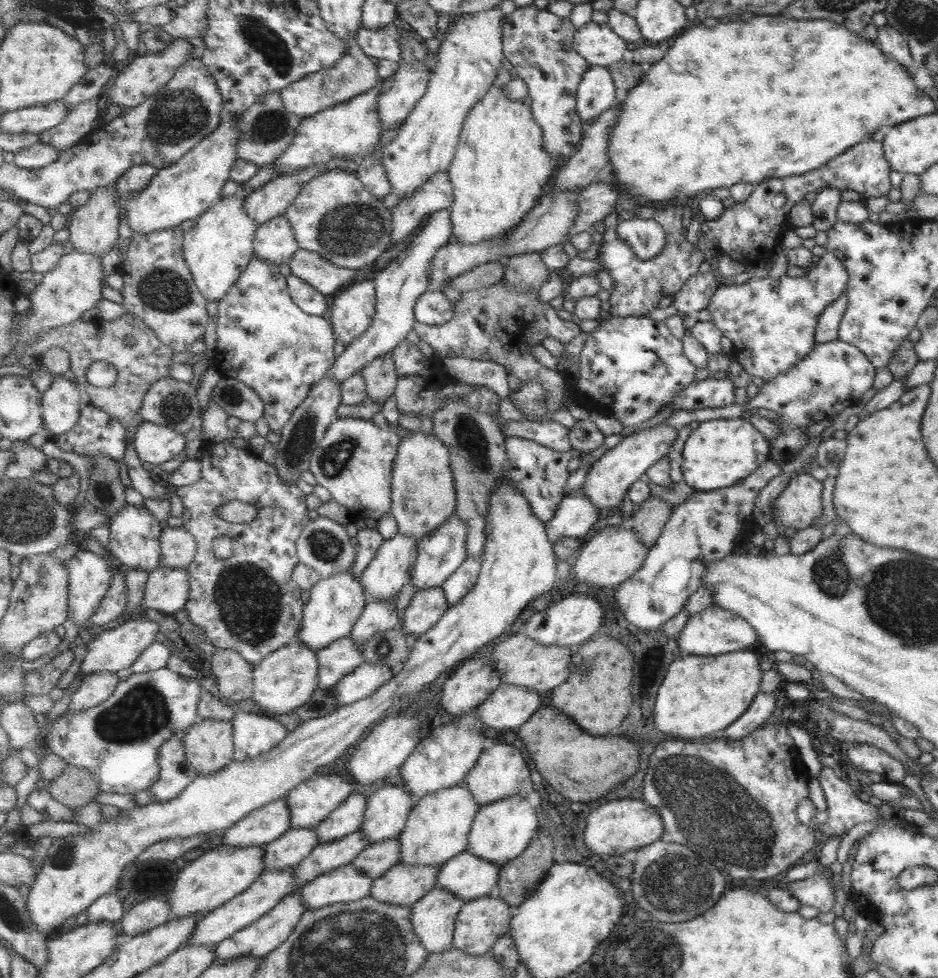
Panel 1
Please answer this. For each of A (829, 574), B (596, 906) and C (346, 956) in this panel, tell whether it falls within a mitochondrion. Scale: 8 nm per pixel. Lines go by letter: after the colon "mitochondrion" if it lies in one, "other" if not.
A: mitochondrion
B: other
C: mitochondrion

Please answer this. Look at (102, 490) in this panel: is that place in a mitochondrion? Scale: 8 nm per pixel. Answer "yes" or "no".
yes

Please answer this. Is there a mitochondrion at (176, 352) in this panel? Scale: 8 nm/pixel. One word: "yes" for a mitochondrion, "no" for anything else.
no

